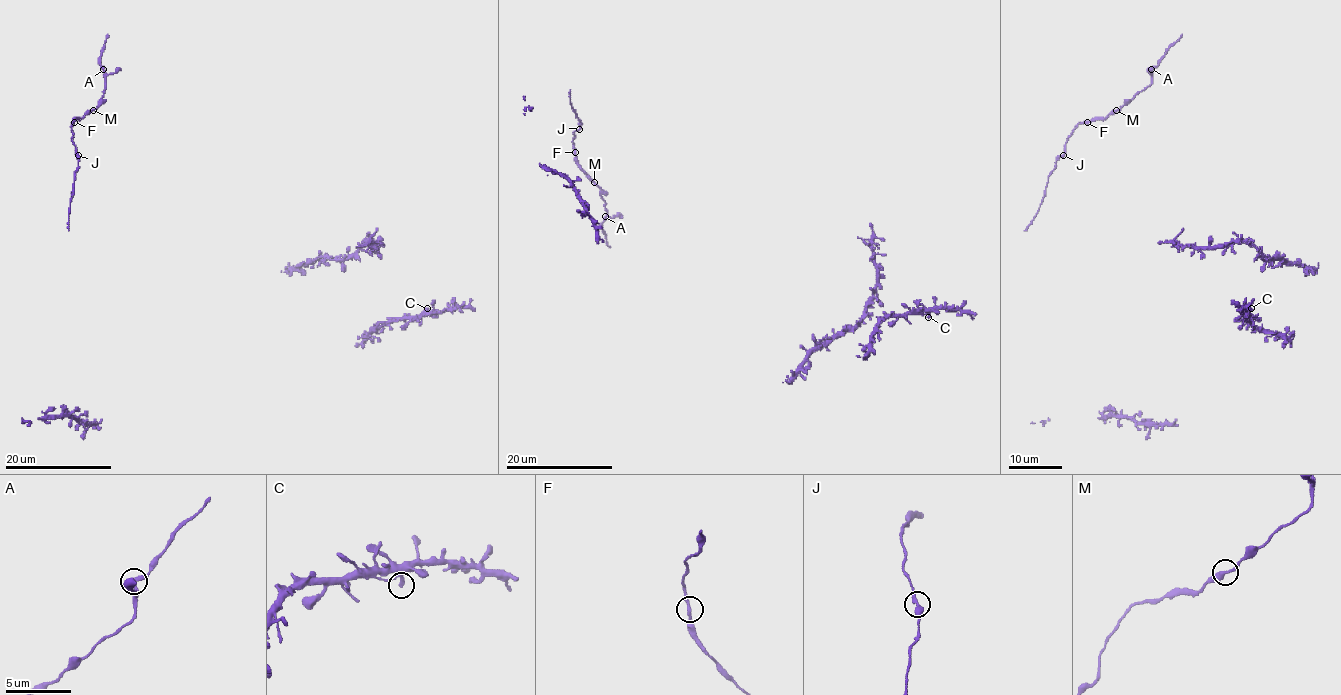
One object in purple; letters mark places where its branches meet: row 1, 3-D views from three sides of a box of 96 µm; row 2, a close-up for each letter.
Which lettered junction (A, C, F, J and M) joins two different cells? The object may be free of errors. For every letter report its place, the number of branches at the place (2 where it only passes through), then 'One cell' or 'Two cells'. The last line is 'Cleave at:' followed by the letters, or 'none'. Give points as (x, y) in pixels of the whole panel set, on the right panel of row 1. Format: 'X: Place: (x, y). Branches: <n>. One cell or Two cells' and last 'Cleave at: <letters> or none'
A: Place: (1151, 69). Branches: 2. One cell
C: Place: (1251, 308). Branches: 2. One cell
F: Place: (1087, 122). Branches: 2. One cell
J: Place: (1063, 155). Branches: 2. One cell
M: Place: (1116, 110). Branches: 2. One cell
Cleave at: none

